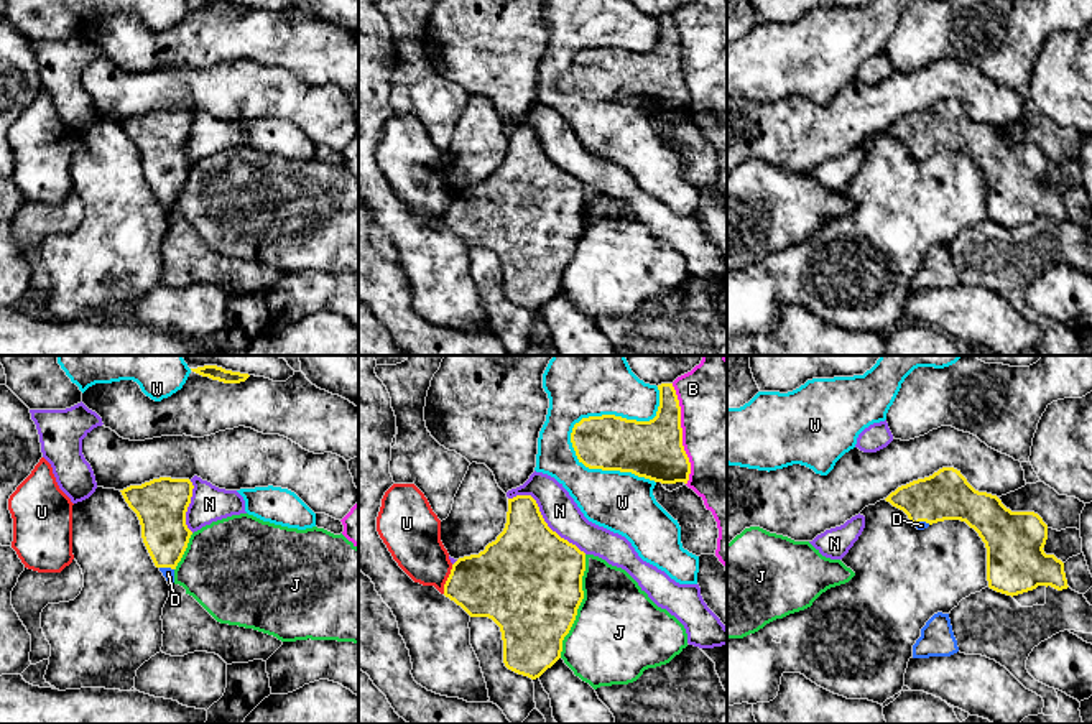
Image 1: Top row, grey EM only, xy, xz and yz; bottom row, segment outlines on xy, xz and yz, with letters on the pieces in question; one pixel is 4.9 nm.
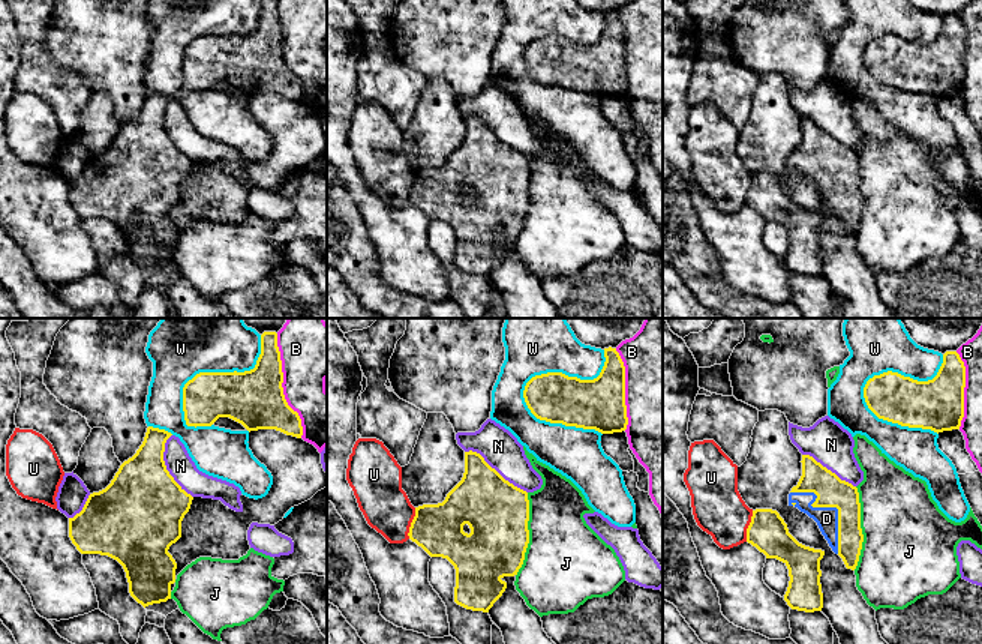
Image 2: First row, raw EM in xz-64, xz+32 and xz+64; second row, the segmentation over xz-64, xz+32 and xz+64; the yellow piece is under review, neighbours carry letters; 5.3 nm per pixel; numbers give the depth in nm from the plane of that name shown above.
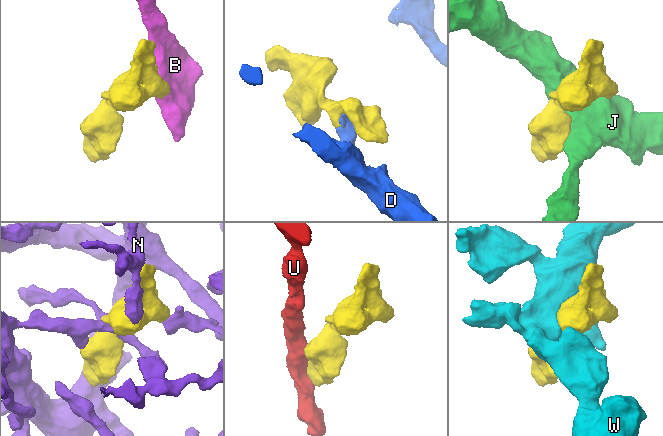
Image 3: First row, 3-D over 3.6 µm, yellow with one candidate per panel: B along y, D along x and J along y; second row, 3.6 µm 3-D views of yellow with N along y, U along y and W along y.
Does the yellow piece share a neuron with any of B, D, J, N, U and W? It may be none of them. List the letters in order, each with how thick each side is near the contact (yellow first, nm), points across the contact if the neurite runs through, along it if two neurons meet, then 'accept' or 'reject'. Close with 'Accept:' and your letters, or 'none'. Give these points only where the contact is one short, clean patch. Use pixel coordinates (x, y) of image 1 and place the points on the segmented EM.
B: 280 nm thick on the yellow side, 440 nm on the other; reject
D: 220 nm thick on the yellow side, 60 nm on the other; accept
J: 500 nm thick on the yellow side, 440 nm on the other; reject
N: 420 nm thick on the yellow side, 170 nm on the other; reject
U: 360 nm thick on the yellow side, 260 nm on the other; reject
W: 280 nm thick on the yellow side, 400 nm on the other; reject
Accept: D

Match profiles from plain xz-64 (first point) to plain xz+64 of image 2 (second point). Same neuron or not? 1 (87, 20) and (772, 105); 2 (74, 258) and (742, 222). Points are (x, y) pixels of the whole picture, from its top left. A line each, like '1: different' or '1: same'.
1: different
2: same

